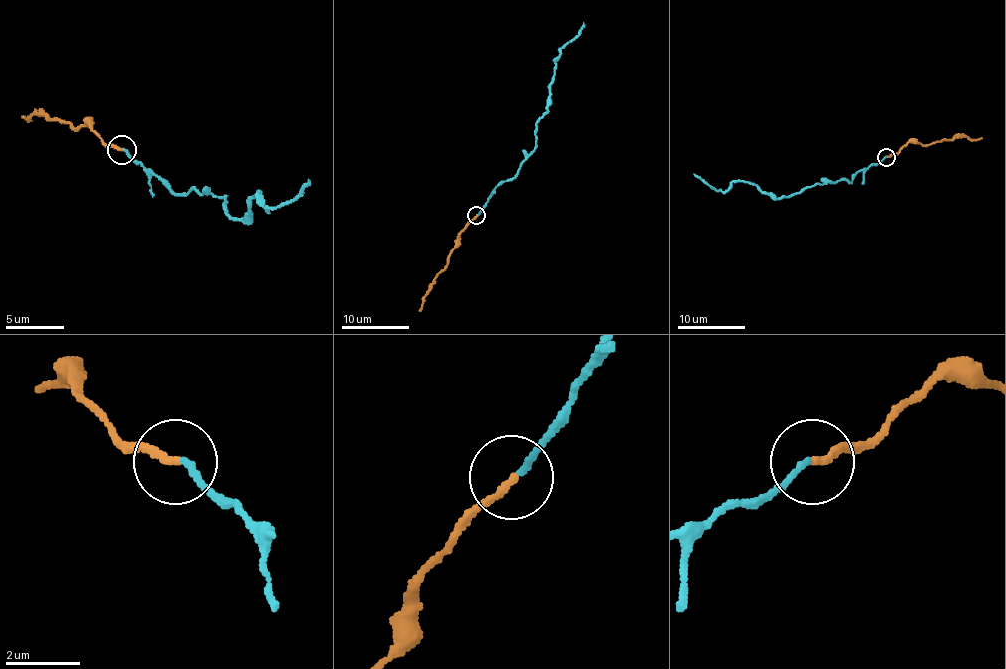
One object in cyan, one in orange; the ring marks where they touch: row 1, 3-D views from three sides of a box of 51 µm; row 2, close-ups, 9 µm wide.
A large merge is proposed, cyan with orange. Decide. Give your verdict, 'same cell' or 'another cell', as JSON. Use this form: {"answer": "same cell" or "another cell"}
{"answer": "another cell"}

